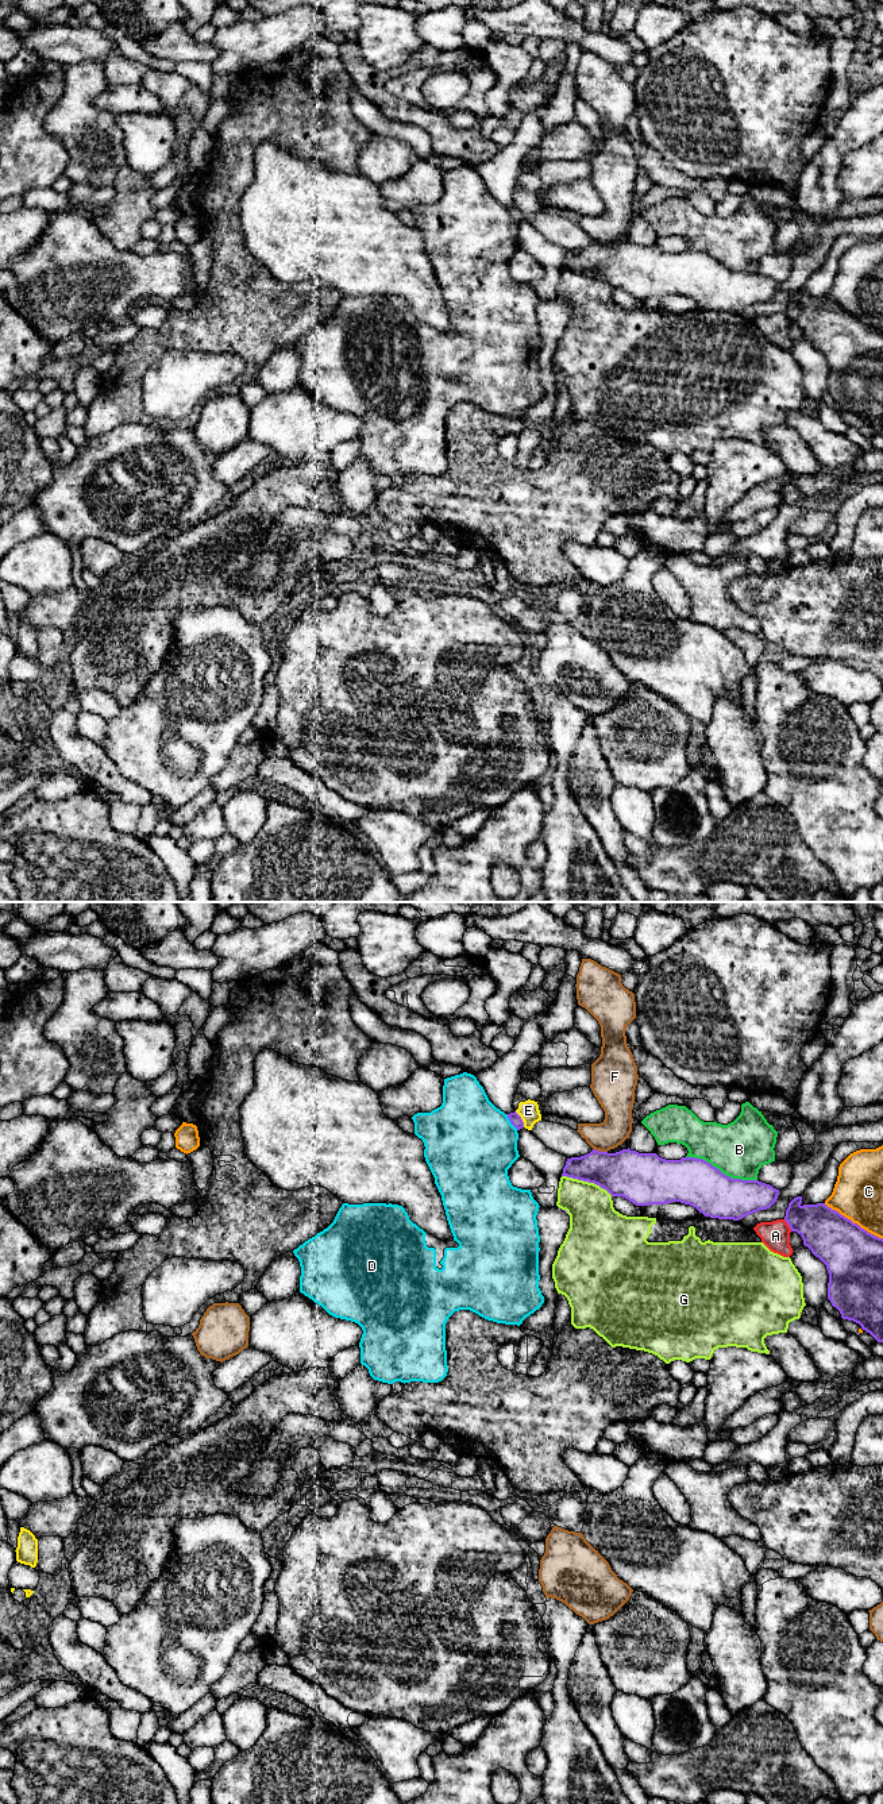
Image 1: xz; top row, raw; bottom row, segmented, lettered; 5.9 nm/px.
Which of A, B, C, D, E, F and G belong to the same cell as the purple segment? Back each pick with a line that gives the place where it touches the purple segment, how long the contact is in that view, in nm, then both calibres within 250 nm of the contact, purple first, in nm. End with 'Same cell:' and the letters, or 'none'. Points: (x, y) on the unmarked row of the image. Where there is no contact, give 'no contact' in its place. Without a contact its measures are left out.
Same cell: none

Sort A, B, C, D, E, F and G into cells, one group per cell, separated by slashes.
A / B / C / D E / F / G

